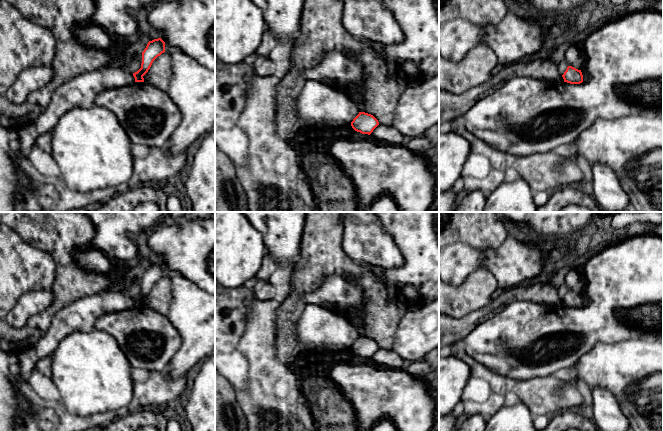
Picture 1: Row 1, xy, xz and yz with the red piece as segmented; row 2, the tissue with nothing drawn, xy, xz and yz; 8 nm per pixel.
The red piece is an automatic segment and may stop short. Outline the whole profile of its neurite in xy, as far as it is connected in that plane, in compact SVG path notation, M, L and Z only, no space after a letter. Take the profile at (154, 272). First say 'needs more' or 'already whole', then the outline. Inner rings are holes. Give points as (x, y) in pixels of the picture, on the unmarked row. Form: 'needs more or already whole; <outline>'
already whole; M154 263L149 265L146 272L142 276L142 287L141 292L133 297L135 306L144 306L143 300L150 293L153 285L165 276L165 266L161 263Z

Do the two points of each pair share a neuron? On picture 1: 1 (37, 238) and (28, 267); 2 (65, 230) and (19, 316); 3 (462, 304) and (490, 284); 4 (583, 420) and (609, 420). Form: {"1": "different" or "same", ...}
{"1": "different", "2": "different", "3": "same", "4": "different"}

